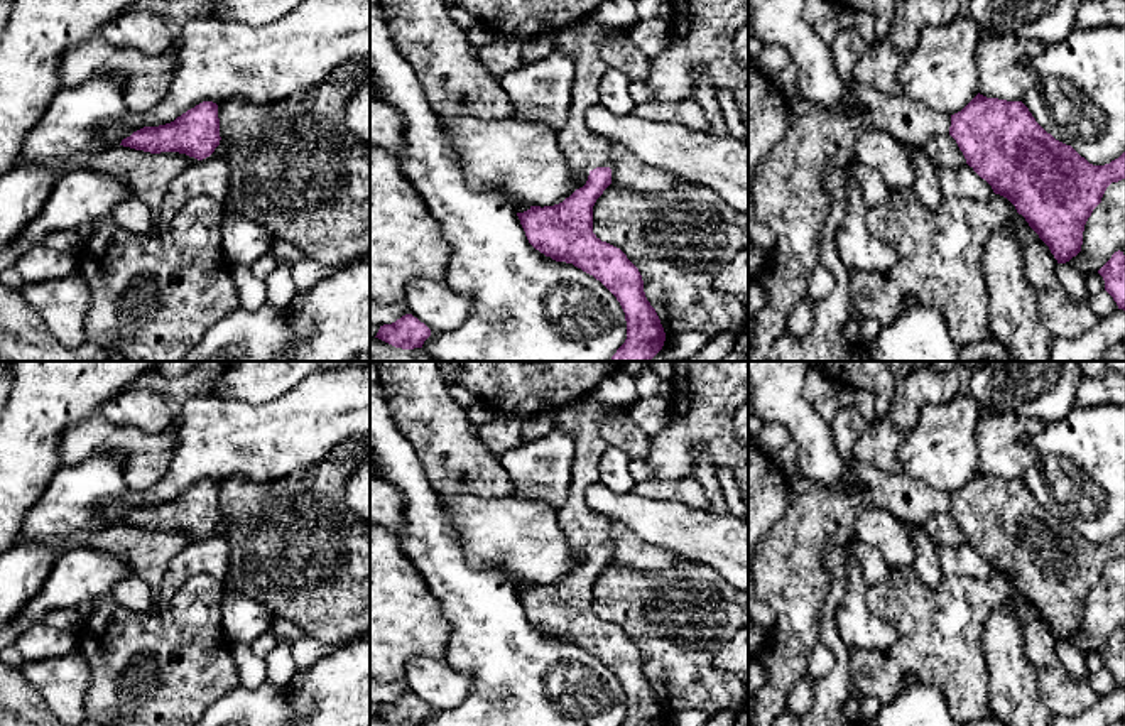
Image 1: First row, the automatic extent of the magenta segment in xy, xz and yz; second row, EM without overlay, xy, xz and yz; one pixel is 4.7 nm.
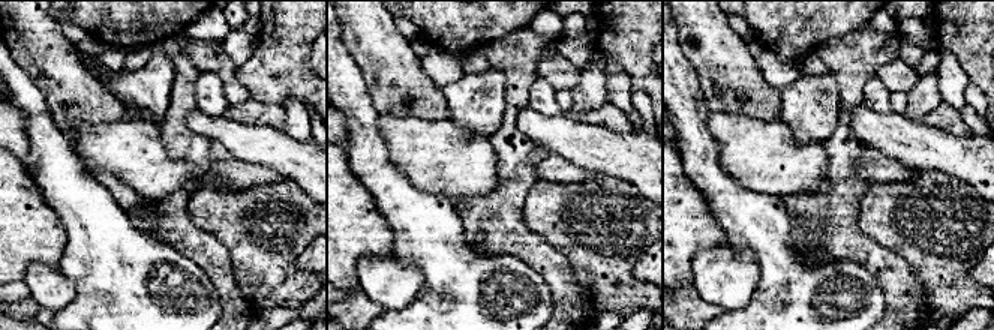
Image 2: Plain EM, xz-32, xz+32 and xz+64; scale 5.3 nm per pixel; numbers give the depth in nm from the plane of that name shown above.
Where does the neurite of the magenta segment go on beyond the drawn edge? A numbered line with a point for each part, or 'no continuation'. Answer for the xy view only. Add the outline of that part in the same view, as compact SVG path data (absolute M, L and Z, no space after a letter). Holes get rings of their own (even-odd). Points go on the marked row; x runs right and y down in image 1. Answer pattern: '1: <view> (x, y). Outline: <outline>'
no continuation

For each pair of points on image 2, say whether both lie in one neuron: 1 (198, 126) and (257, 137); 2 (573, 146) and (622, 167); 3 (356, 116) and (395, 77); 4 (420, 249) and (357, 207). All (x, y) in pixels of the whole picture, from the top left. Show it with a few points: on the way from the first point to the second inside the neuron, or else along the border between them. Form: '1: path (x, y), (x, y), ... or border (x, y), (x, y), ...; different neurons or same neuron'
1: path (213, 128), (242, 137); same neuron
2: path (585, 146), (610, 155); same neuron
3: border (357, 66), (366, 83), (372, 105), (380, 114); different neurons
4: border (374, 200), (393, 233), (393, 252); different neurons

